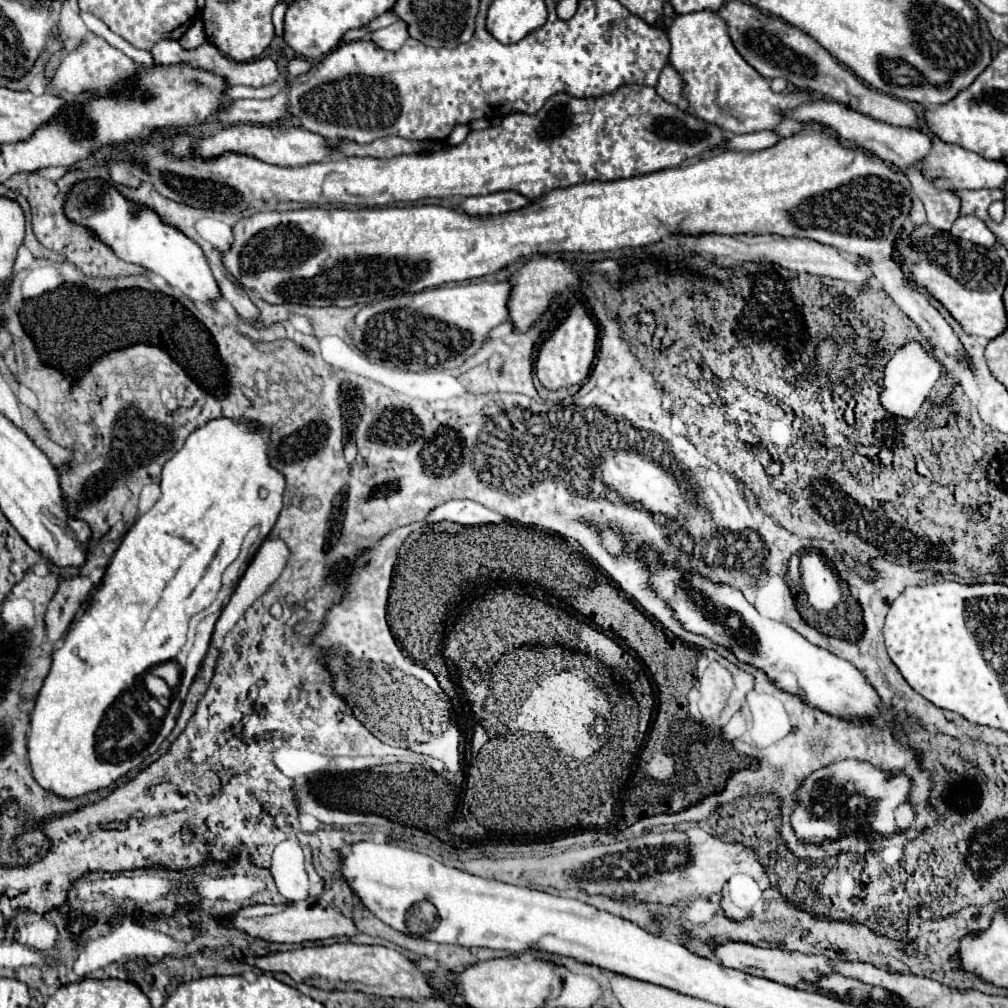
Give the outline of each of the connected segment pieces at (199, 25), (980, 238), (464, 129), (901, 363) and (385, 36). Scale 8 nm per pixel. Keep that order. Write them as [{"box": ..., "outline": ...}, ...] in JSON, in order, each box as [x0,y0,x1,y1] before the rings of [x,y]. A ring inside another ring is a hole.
[{"box":[179,19,207,49],"outline":[[[197,19],[195,25],[191,25],[189,31],[179,39],[179,45],[181,45],[183,49],[195,49],[195,47],[199,47],[199,45],[203,45],[203,43],[207,43],[207,37],[205,37],[205,33],[203,33],[203,21]]]},{"box":[951,215,997,247],"outline":[[[959,215],[951,227],[951,235],[955,235],[957,239],[967,239],[983,247],[993,247],[997,241],[991,229],[975,215]]]},{"box":[447,123,469,145],"outline":[[[465,123],[465,125],[459,125],[459,127],[453,127],[451,135],[447,137],[447,143],[449,143],[449,145],[459,145],[459,143],[463,143],[463,139],[467,137],[467,133],[469,133],[469,125],[467,125],[467,123]]]},{"box":[879,341,943,419],"outline":[[[909,341],[907,345],[899,347],[895,351],[895,355],[889,359],[889,363],[885,365],[885,375],[883,375],[883,385],[881,385],[881,393],[879,393],[879,403],[881,407],[901,419],[915,419],[921,405],[927,401],[931,389],[935,387],[935,383],[939,381],[941,373],[943,373],[943,363],[939,361],[941,355],[935,351],[935,355],[929,355],[919,341]]]},{"box":[371,21,409,51],"outline":[[[395,21],[393,25],[371,33],[371,41],[375,43],[375,47],[383,51],[397,51],[405,43],[407,37],[409,35],[407,35],[407,27],[403,21]]]}]

